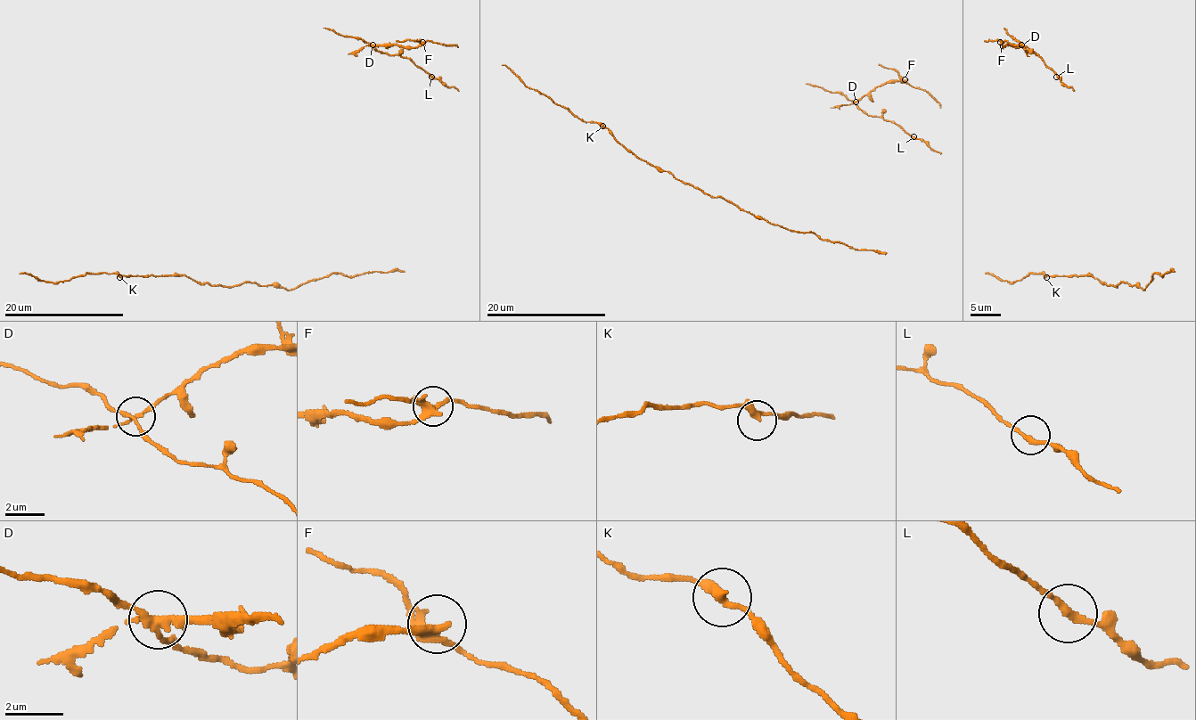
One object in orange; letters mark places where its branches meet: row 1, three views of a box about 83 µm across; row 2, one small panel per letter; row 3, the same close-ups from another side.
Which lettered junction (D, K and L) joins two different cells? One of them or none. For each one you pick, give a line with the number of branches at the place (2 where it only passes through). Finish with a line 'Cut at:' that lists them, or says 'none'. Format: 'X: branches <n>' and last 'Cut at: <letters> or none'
D: branches 3
Cut at: D

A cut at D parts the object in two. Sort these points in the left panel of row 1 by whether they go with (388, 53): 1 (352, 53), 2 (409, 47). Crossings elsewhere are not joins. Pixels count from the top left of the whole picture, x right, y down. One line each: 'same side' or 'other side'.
1: other side
2: other side

